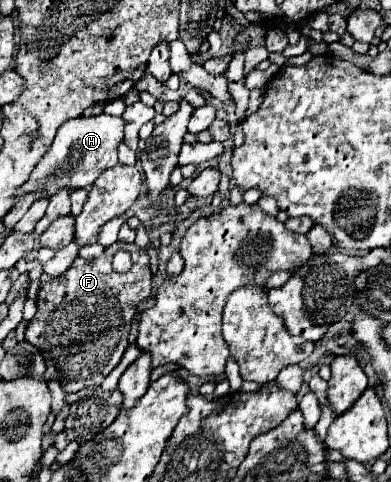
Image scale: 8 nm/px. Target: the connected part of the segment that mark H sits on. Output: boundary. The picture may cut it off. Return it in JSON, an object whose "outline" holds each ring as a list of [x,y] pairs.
{"outline":[[[98,115],[98,117],[76,117],[60,125],[52,147],[36,165],[28,181],[16,191],[16,197],[28,193],[46,193],[52,197],[60,189],[84,189],[90,187],[102,171],[114,167],[118,163],[118,143],[124,137],[124,119],[112,115]]]}

